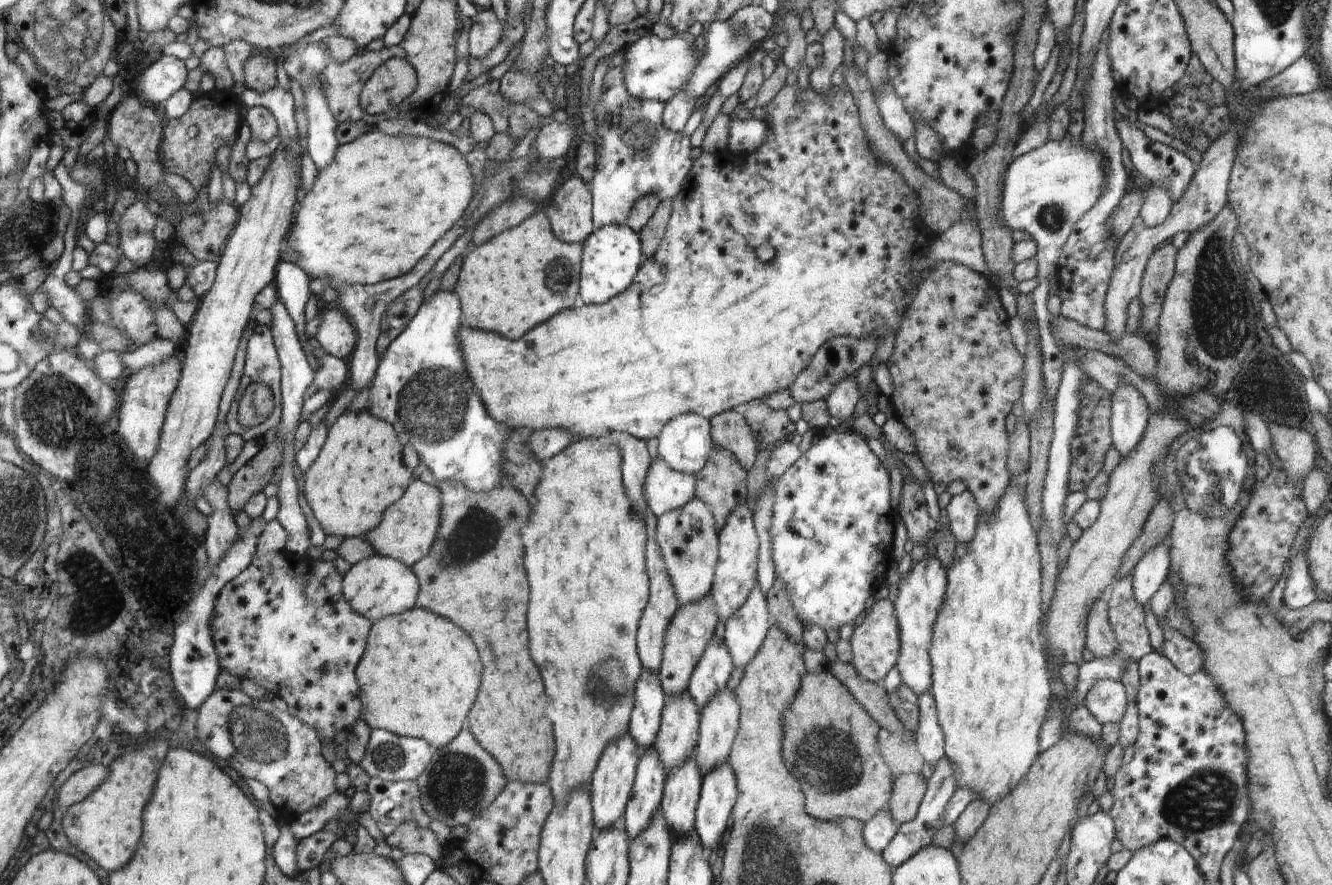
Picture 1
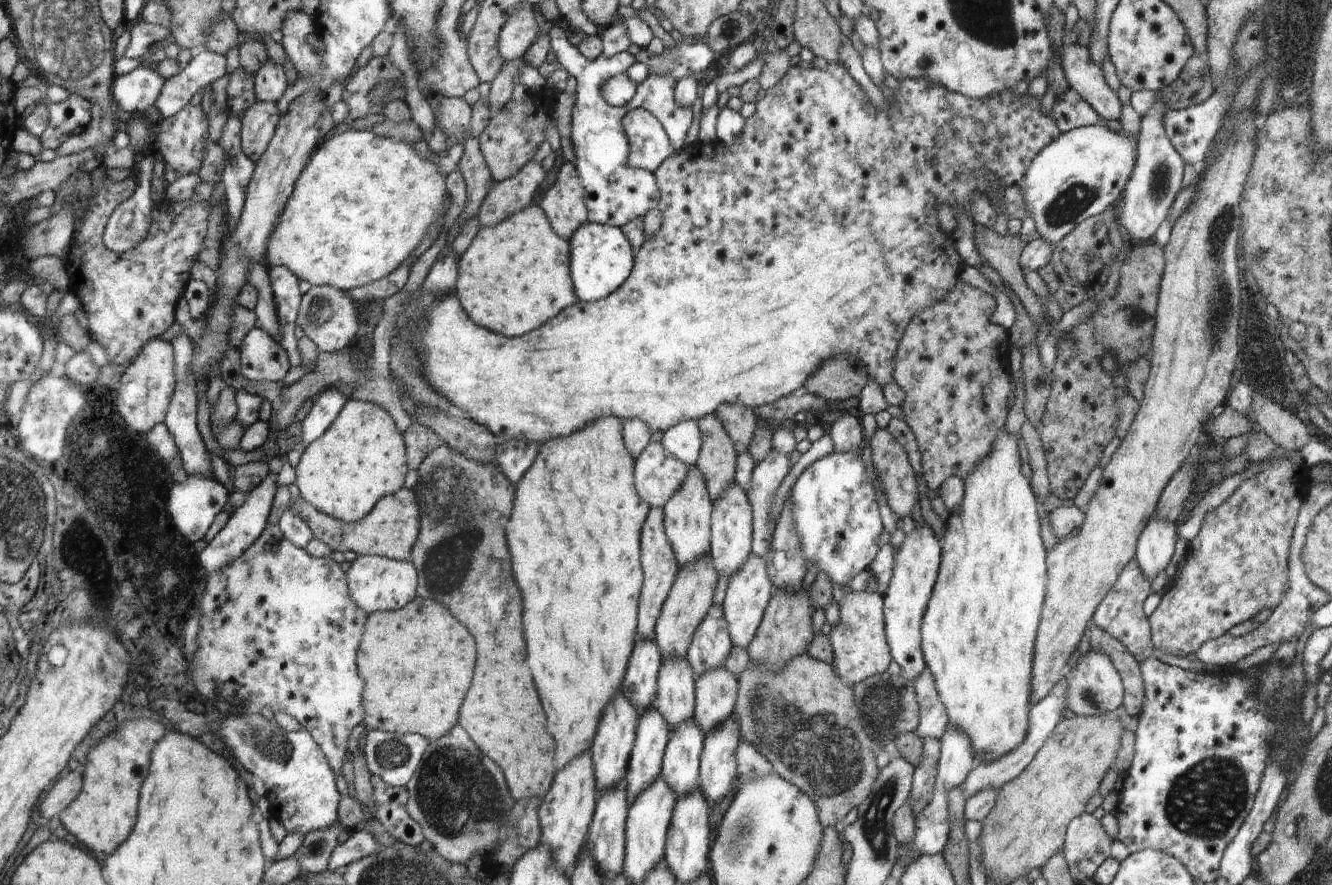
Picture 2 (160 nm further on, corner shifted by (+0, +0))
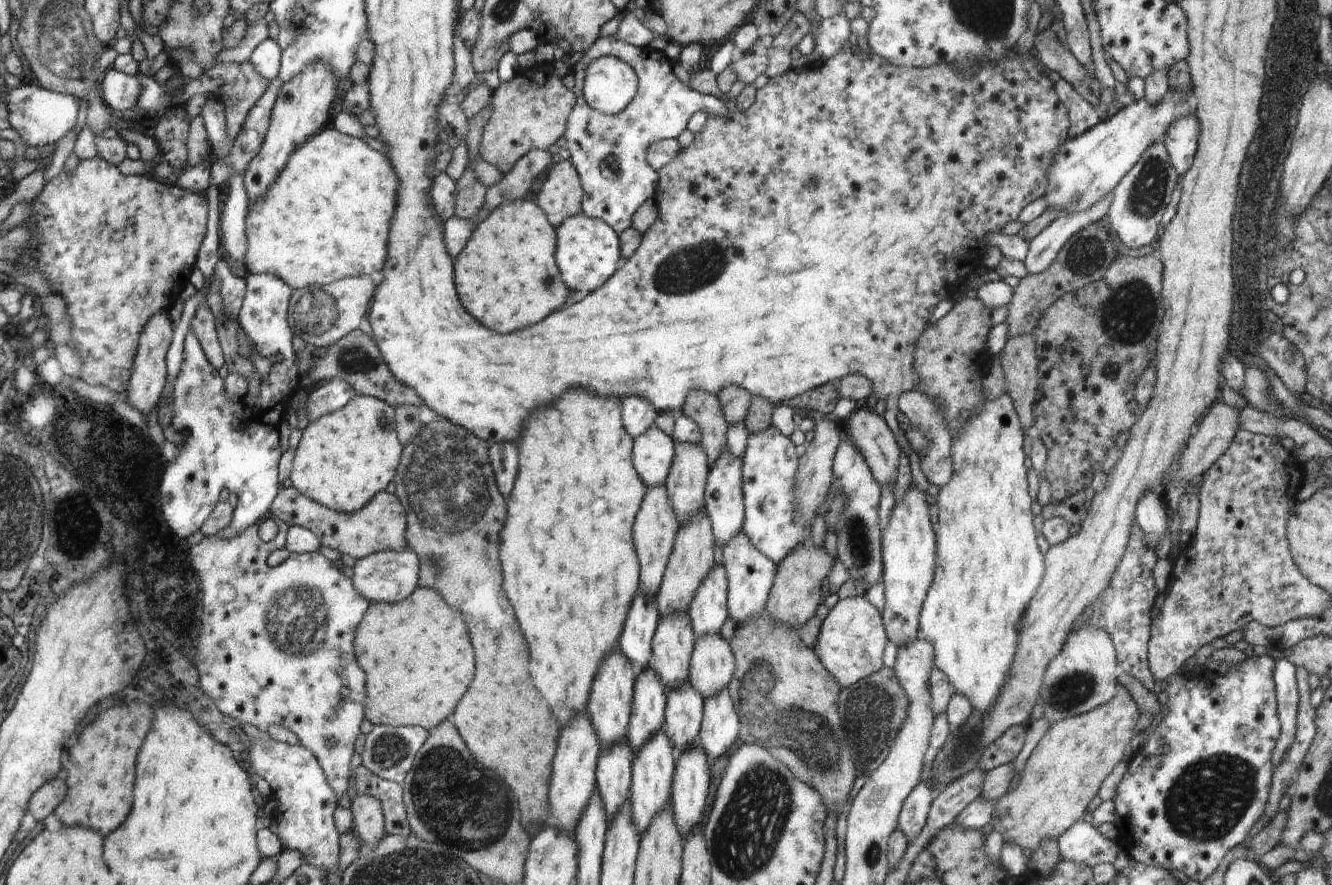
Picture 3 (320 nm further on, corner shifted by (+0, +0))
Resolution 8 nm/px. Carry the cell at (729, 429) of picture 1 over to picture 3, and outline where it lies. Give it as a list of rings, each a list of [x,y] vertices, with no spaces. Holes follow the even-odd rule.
[[[726,386],[717,392],[728,425],[745,422],[752,403],[751,393],[741,386]]]

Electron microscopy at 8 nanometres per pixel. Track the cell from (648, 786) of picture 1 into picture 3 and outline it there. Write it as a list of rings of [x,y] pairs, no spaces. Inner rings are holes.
[[[646,667],[634,683],[632,710],[627,730],[633,752],[642,751],[648,739],[654,739],[665,728],[667,686],[653,667]]]

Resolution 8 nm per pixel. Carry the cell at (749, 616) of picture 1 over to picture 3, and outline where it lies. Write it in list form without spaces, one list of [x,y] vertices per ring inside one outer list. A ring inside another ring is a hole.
[[[742,530],[742,534],[736,535],[730,543],[723,546],[723,567],[727,572],[727,611],[729,616],[734,618],[736,624],[747,623],[748,619],[756,618],[761,615],[762,610],[766,608],[767,600],[774,586],[775,575],[778,574],[778,565],[771,557],[764,556],[756,545],[751,543],[749,536],[746,536]]]

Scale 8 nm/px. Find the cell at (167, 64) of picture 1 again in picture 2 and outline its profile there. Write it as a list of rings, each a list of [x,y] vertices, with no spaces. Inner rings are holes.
[[[148,66],[119,76],[114,86],[115,103],[125,111],[142,114],[150,106],[156,105],[167,80]]]

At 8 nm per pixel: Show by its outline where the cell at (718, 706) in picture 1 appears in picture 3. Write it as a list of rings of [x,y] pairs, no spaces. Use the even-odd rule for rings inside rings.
[[[721,634],[699,636],[691,656],[688,682],[704,700],[726,690],[734,669],[730,643]]]

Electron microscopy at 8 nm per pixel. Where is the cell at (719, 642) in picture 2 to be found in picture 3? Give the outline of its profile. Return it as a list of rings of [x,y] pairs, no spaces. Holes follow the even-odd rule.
[[[715,564],[710,574],[704,578],[698,594],[694,596],[688,614],[695,638],[702,635],[718,635],[728,618],[727,611],[727,572],[721,564]]]

